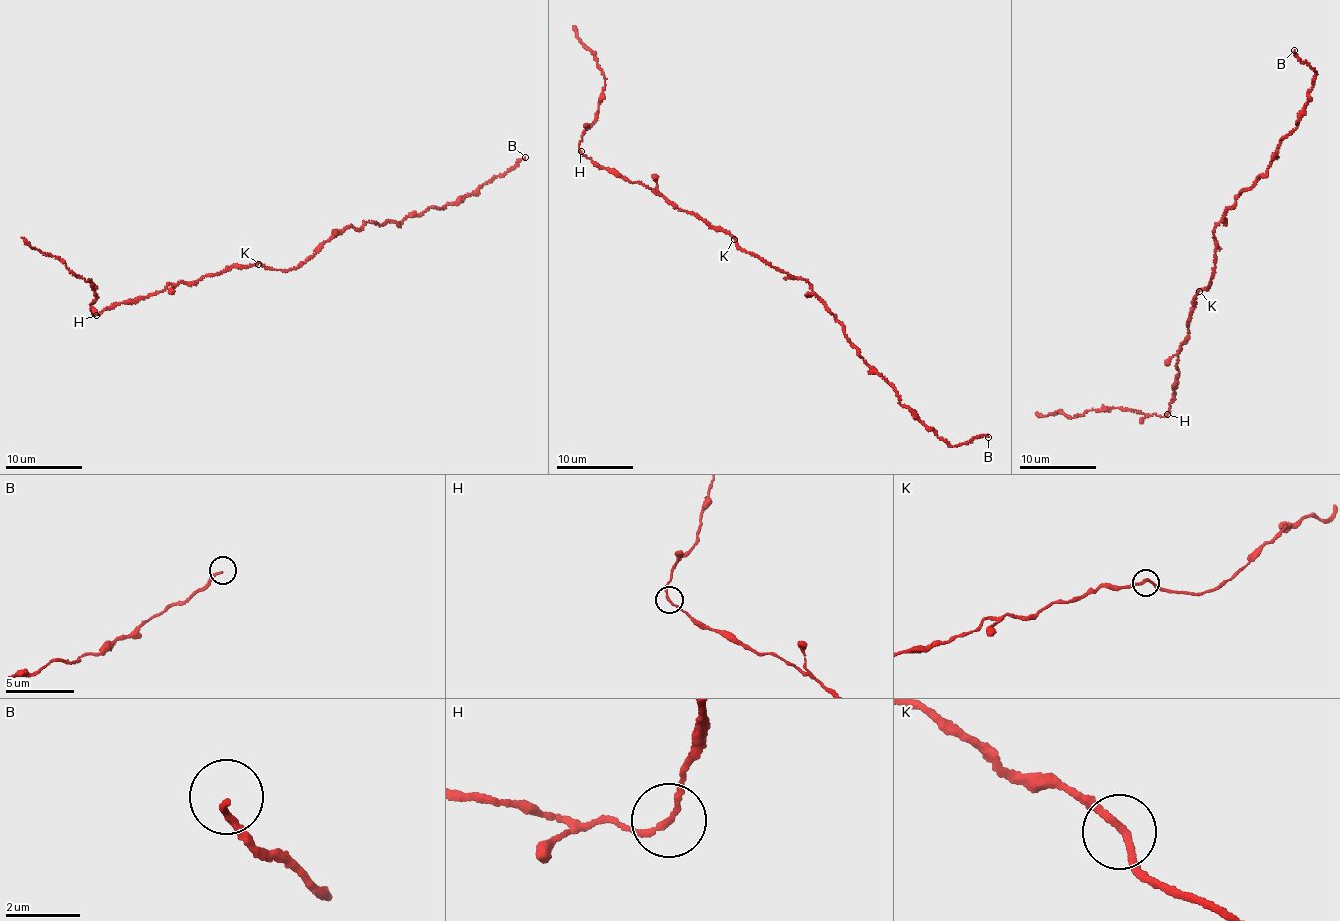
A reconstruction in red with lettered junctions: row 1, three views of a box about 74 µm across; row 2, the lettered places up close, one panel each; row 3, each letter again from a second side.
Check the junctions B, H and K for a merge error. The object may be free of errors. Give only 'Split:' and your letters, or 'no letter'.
Split: H

